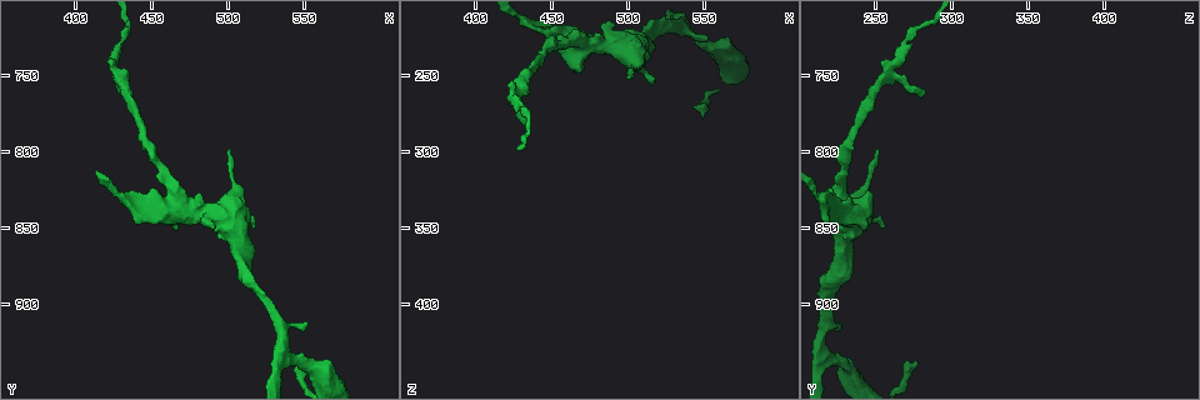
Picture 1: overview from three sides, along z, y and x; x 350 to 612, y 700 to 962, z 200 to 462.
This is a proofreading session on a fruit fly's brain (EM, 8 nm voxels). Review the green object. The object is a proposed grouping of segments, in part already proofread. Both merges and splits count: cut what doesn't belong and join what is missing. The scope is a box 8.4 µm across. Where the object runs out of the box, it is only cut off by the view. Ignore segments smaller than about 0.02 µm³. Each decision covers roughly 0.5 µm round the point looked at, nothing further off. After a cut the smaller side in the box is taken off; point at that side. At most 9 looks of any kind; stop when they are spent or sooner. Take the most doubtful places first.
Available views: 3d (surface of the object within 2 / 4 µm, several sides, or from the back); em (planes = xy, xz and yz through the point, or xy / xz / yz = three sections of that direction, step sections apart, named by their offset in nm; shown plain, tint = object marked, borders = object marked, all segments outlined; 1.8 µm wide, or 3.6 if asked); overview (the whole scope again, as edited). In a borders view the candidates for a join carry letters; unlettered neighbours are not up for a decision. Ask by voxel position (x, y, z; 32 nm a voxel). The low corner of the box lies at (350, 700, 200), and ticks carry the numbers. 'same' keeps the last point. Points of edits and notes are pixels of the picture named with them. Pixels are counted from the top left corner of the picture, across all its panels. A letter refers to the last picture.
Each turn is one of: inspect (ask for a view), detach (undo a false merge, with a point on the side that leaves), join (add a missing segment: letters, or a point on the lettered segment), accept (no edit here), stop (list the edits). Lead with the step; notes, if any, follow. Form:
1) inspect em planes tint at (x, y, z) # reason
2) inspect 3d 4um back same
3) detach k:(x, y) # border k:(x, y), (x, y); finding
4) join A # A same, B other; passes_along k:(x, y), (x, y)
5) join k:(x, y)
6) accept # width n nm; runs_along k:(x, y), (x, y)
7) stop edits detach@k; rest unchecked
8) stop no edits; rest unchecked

inspect 3d 4um at (516, 850, 254) # an open end

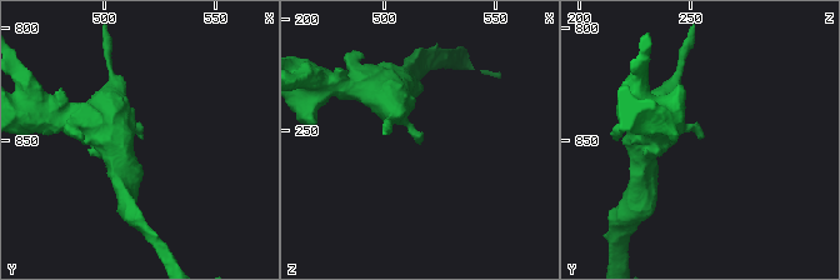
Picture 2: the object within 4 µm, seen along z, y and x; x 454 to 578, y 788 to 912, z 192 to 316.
inspect em planes tint at (517, 849, 256) # need the tissue

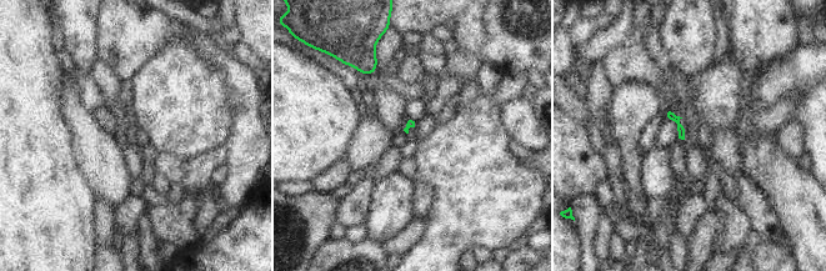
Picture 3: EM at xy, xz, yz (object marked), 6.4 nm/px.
inspect em planes borders same

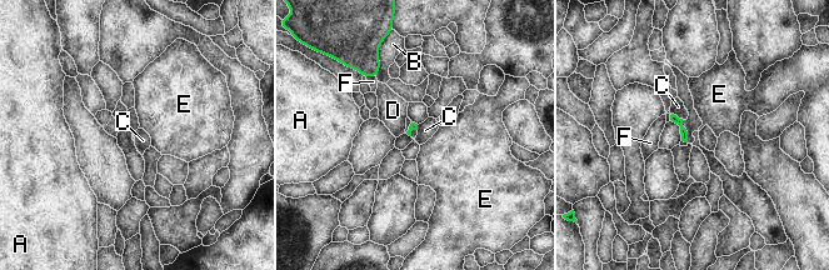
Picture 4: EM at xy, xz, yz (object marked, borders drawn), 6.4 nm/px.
accept # A other, B other, C other, D other, E other, F other; border 4:(669, 110), (684, 120); no lettered segment goes on from it

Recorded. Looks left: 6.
inspect em planes borders at (468, 836, 228) # three-way junction

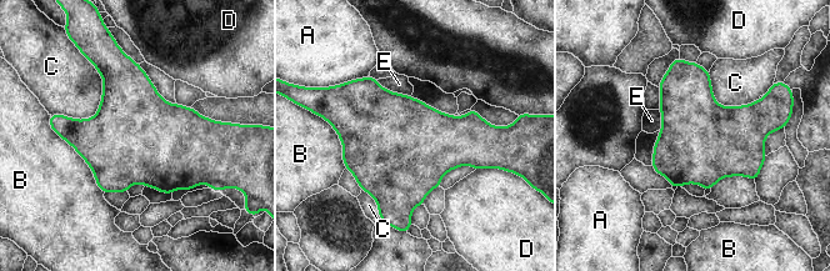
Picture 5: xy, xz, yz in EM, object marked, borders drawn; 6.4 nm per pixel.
accept # A other, B other, C other, D other, E other; border 5:(375, 80), (390, 91), (410, 96); continuous, no second cell

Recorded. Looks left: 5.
inspect em planes plain at (500, 798, 252) # branch stops here

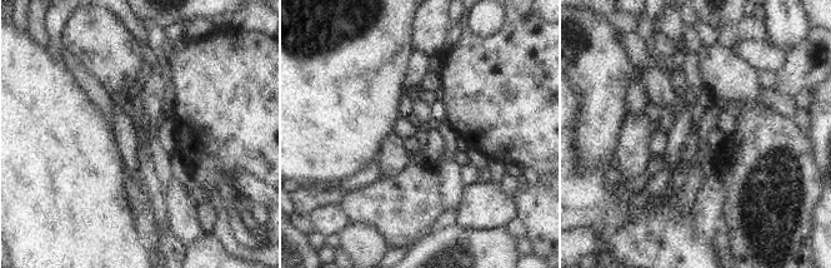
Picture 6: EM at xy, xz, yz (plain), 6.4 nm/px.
inspect em planes tint same # where the object lies

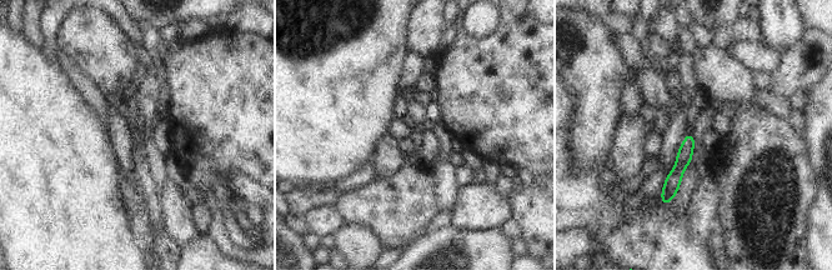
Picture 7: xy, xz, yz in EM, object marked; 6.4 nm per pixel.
inspect em planes borders same

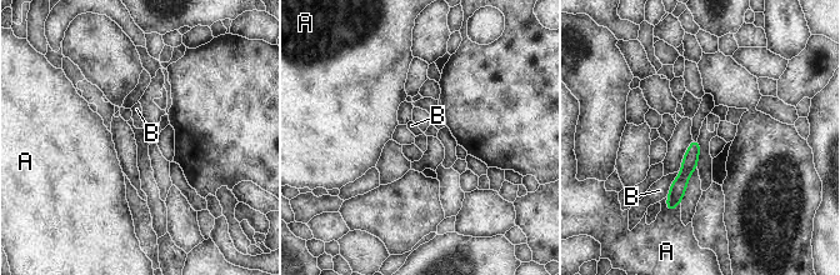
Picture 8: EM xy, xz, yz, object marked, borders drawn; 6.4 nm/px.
accept # width 100 nm; A other, B other; runs_along 8:(695, 144), (671, 206); none of them fits

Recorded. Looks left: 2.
stop no edits; rest unchecked

